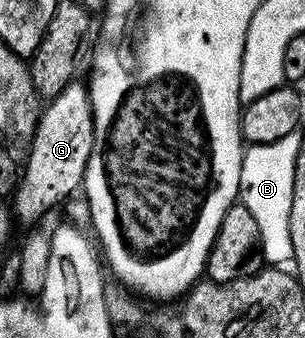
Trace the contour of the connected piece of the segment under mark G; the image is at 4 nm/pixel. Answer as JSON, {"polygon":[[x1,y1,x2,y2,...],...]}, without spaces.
{"polygon":[[72,81,57,97,45,104,44,110,38,117,38,128,34,130,33,139,29,140,30,156,24,159,24,169,32,169,38,175,44,175,46,183,54,189,54,193,65,200,74,190,79,190,80,184,86,177,86,162,90,151,94,148,94,110,90,108,90,93,78,81]]}

